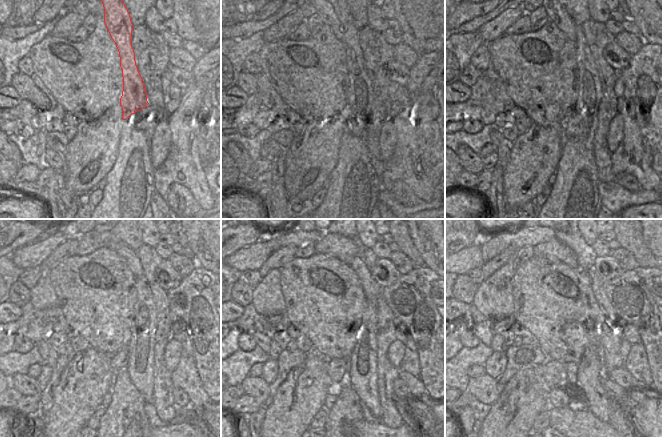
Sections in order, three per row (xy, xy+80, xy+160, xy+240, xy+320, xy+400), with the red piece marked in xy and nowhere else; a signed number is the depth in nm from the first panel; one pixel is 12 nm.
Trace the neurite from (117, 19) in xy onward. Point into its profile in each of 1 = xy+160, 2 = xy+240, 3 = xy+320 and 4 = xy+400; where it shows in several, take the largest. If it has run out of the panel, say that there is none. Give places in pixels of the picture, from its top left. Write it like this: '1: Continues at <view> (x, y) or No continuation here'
1: Continues at xy+160 (588, 88)
2: Continues at xy+240 (140, 367)
3: Continues at xy+320 (363, 371)
4: Continues at xy+400 (590, 368)

